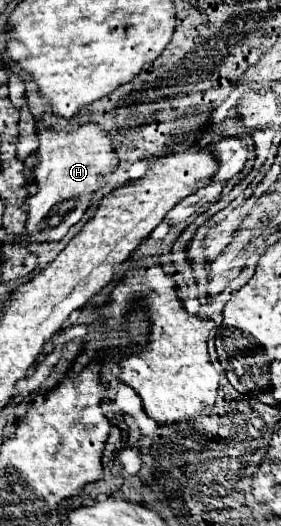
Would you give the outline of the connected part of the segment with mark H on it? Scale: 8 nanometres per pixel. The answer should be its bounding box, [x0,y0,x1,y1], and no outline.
[26,123,120,243]

